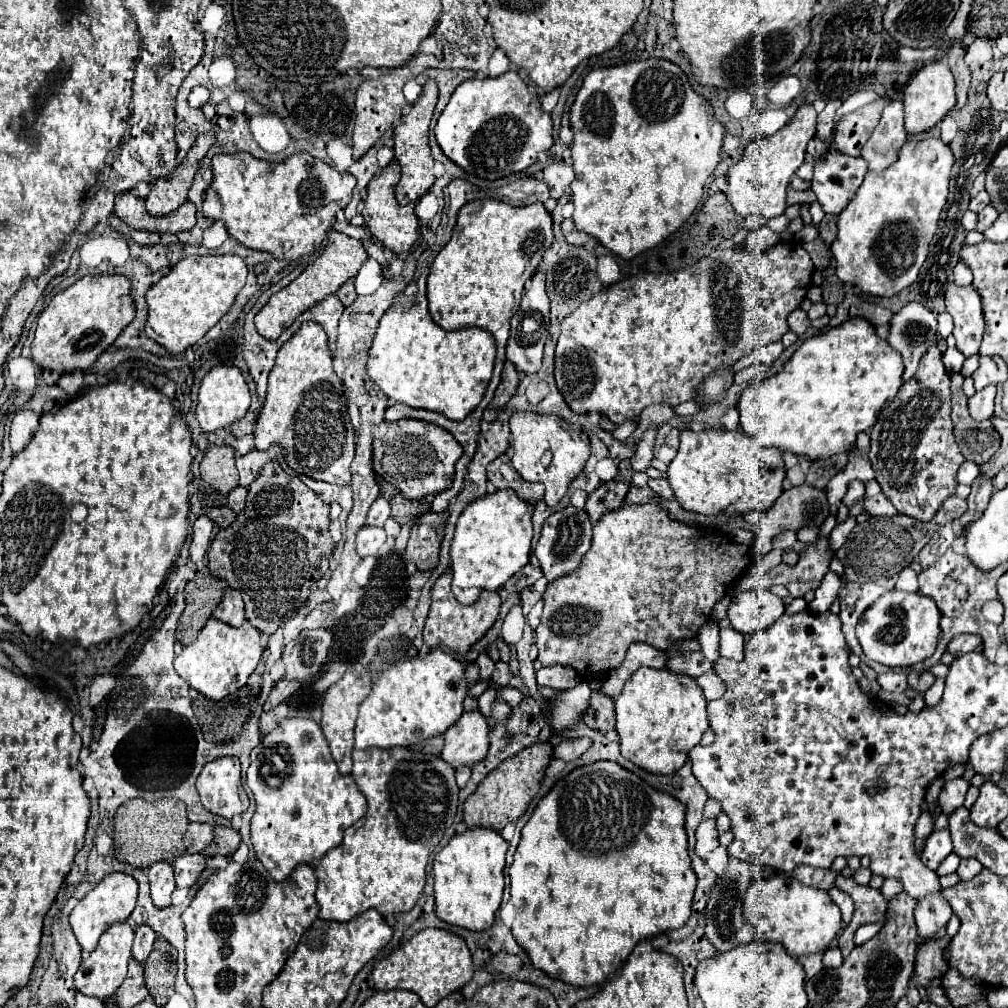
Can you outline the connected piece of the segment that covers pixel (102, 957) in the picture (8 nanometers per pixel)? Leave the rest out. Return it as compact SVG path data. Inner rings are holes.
M129 923L111 925L101 935L95 951L89 953L89 957L85 961L81 961L81 967L75 973L75 989L83 995L97 997L97 999L111 997L127 975L127 961L131 959L131 945L133 945L133 929L129 927Z

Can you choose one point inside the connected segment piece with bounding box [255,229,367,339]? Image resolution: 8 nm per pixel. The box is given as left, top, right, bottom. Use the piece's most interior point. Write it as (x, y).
(343, 256)

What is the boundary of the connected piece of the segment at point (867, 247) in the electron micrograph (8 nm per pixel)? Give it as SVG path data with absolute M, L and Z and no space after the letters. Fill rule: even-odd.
M941 139L907 141L899 159L883 173L867 173L855 201L837 219L839 235L833 243L837 277L873 297L893 297L915 283L941 209L949 193L953 153Z

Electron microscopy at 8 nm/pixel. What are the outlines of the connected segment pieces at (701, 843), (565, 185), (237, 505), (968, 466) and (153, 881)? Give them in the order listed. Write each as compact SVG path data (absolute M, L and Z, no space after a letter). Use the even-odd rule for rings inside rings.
M705 819L701 821L699 829L697 829L697 845L695 845L695 853L707 861L707 855L719 847L719 833L715 827L713 819Z
M557 161L557 163L551 163L543 169L543 181L547 183L549 187L549 195L553 199L559 199L561 195L571 194L571 181L575 179L575 173L573 169L563 163L563 161Z
M235 487L235 489L229 493L229 503L227 503L227 507L231 507L235 513L243 511L243 509L245 509L245 497L247 497L247 489Z
M965 461L965 463L959 467L957 481L959 481L959 483L965 483L965 485L971 485L977 475L979 475L979 467L977 467L973 461Z
M167 861L155 863L147 871L147 879L151 885L151 899L155 907L167 907L171 905L171 893L175 889L173 881L173 867Z

